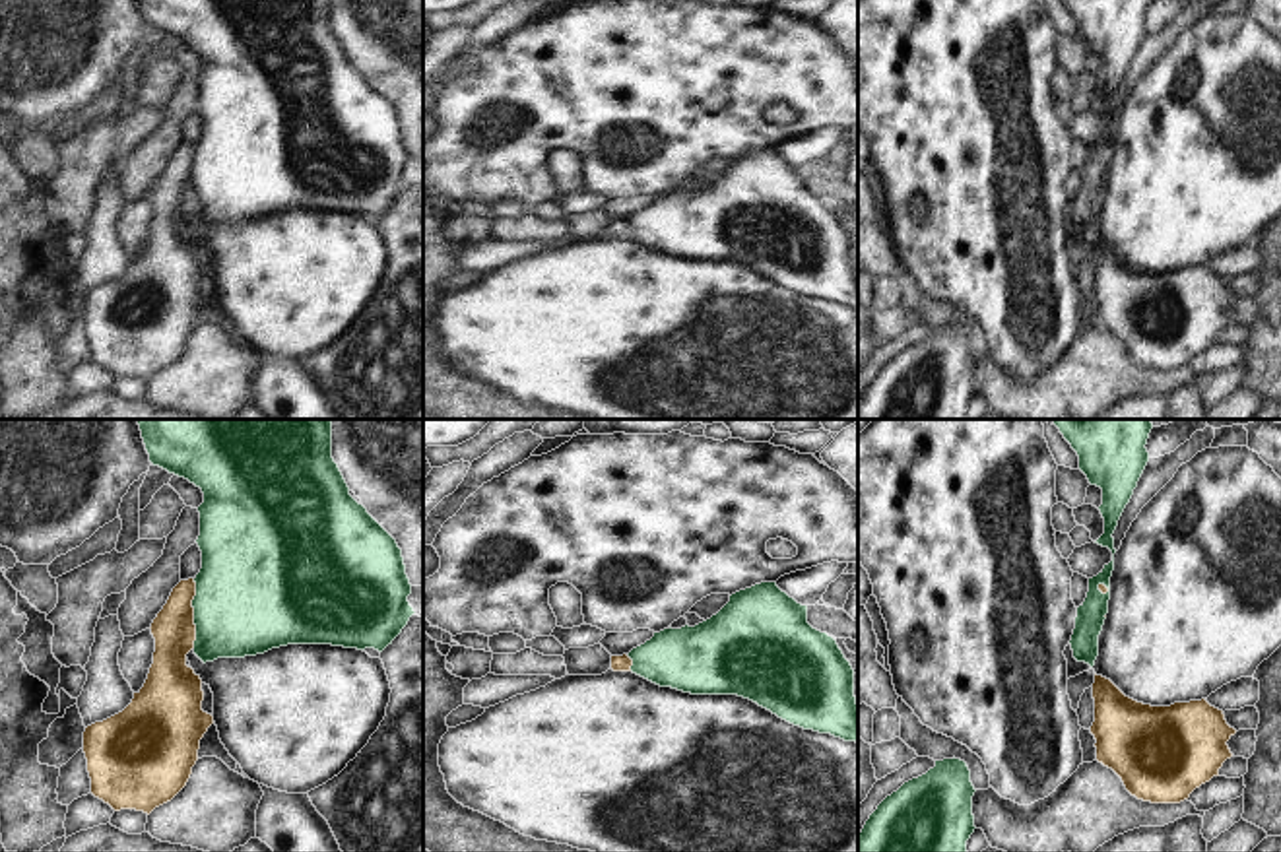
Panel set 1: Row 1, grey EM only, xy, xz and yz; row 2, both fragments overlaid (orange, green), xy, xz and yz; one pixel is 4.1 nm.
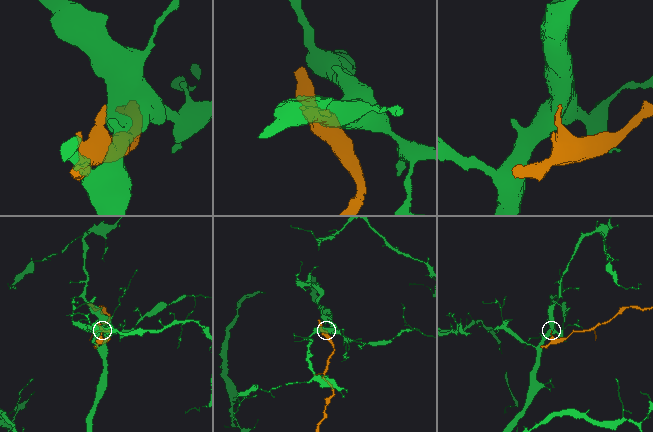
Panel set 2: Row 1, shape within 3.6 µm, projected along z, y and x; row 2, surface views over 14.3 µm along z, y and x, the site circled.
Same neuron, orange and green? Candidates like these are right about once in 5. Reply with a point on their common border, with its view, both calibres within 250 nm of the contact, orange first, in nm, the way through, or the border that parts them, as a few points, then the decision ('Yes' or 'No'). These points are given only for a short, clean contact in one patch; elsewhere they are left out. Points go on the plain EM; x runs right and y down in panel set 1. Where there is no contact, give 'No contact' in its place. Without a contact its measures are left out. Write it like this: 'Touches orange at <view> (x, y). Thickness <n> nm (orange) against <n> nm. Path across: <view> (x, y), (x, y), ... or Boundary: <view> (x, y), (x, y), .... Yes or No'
Touches orange at xy (193, 179). Thickness 180 nm (orange) against 460 nm. Boundary: xy (193, 144), (195, 212). No

